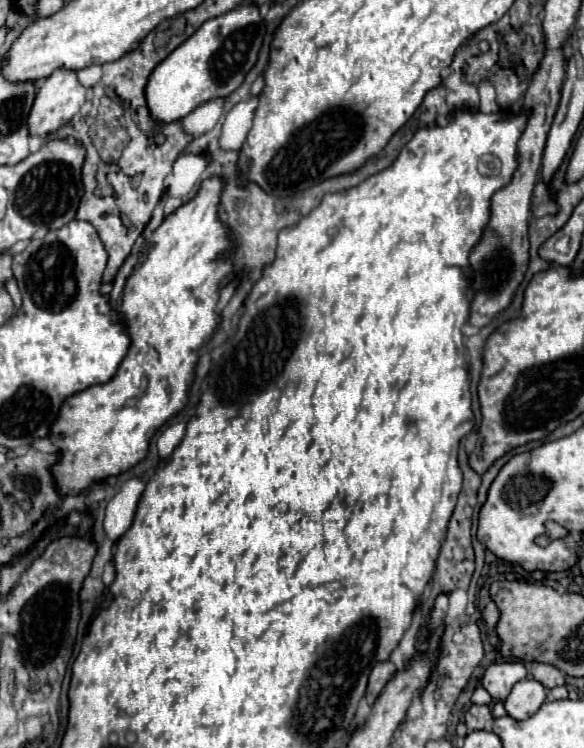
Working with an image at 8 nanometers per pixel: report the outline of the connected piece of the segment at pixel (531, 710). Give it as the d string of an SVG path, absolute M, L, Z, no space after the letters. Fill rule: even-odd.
M520 680L512 688L504 706L506 706L508 716L512 716L516 720L526 720L532 714L536 714L536 710L540 710L540 706L544 702L546 702L546 688L540 686L540 682Z

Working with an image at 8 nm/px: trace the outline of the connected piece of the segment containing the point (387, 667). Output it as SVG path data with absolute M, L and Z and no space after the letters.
M386 660L386 662L378 662L372 672L370 672L370 680L368 680L368 690L366 690L366 698L368 698L368 704L374 704L374 700L378 698L378 694L382 692L382 688L386 686L386 682L394 676L396 672L396 666Z

